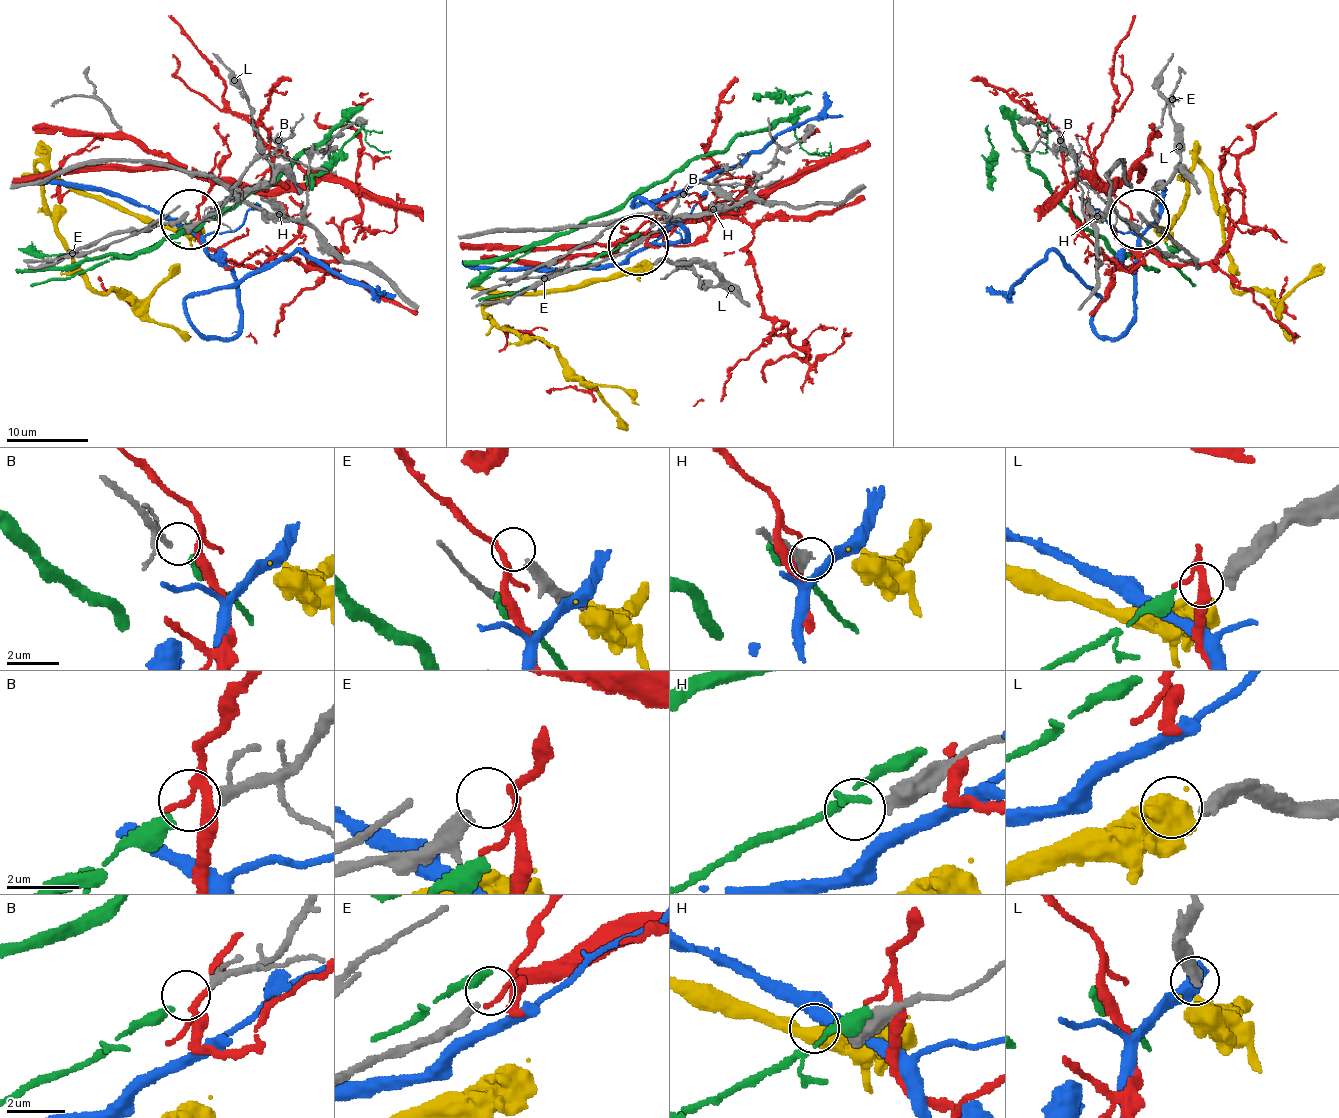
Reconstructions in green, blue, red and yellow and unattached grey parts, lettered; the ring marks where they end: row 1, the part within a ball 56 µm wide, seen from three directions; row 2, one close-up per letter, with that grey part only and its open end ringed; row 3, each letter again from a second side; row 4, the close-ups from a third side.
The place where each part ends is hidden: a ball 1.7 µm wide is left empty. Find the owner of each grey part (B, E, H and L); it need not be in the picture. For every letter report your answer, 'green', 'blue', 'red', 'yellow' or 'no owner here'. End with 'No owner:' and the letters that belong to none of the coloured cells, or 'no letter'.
B: green
E: red
H: no owner here
L: yellow
No owner: H

